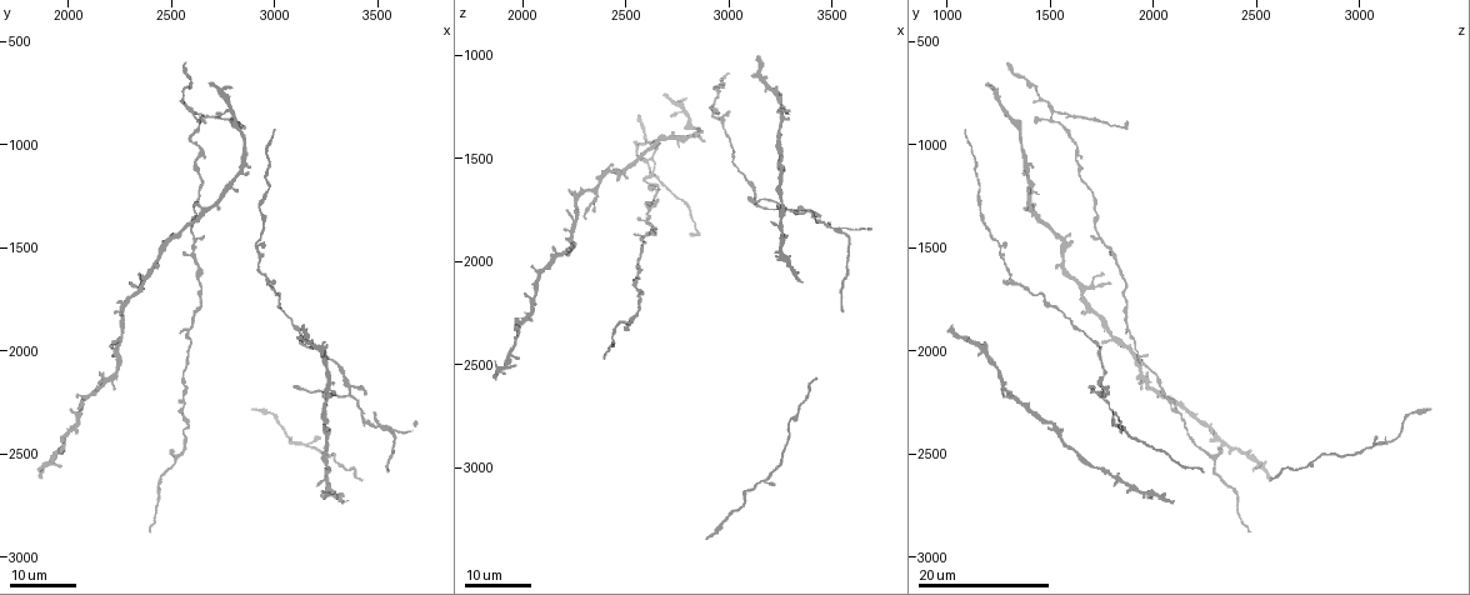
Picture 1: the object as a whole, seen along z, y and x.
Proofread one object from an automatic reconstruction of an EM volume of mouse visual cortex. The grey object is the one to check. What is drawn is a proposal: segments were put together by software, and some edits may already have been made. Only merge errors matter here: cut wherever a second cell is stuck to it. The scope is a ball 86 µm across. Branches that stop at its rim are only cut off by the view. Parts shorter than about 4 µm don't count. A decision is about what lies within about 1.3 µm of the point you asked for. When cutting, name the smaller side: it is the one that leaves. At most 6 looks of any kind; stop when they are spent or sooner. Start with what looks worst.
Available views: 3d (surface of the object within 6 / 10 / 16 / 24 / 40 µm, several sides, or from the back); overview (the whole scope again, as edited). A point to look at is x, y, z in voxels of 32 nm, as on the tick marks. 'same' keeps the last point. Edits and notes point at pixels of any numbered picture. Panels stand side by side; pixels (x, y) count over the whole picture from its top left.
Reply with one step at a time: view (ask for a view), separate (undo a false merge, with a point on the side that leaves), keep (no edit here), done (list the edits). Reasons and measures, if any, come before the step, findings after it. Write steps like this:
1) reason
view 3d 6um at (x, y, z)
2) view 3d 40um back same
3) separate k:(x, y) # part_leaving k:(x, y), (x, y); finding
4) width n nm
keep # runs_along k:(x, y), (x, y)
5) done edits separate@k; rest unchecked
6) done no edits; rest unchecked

arms part here
view 3d 16um at (2610, 840, 1530)

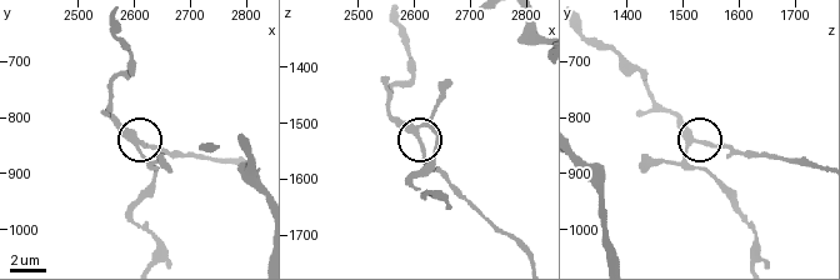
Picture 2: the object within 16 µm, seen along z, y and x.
zoom in
view 3d 6um at (2605, 845, 1520)

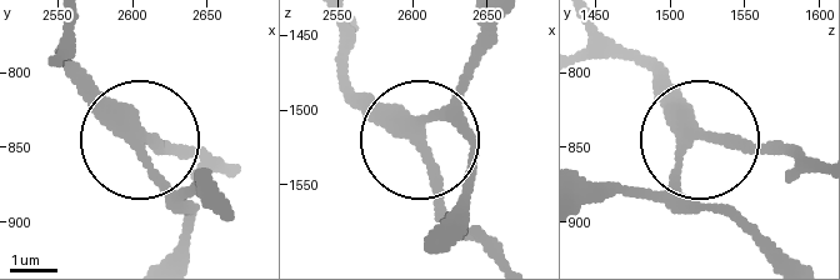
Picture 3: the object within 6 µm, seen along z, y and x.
arms 3
keep # continuous, no second cell

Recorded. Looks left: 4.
three arms meet
view 3d 16um at (2780, 840, 1280)

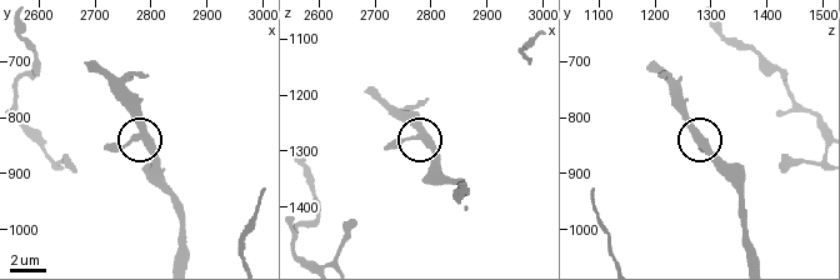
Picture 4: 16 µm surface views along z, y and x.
closer look
view 3d 6um at (2775, 830, 1275)

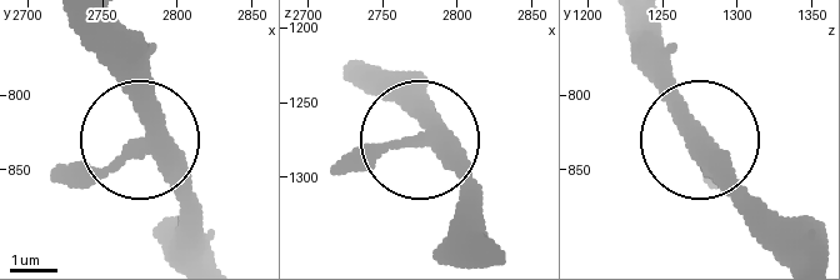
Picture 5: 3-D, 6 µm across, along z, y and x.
keep # one cell here

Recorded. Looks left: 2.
two arms at a narrow angle
view 3d 16um at (2350, 1700, 1680)

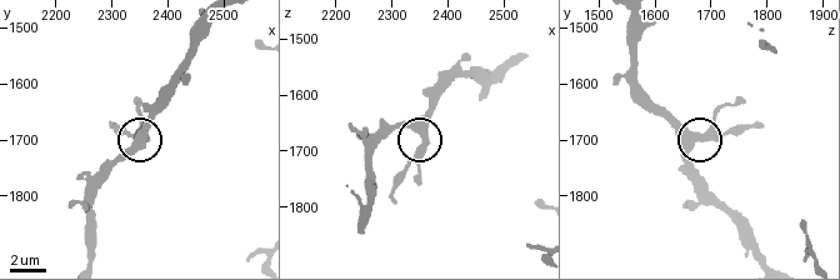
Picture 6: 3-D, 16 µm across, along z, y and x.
view 3d 10um at (2355, 1700, 1680)

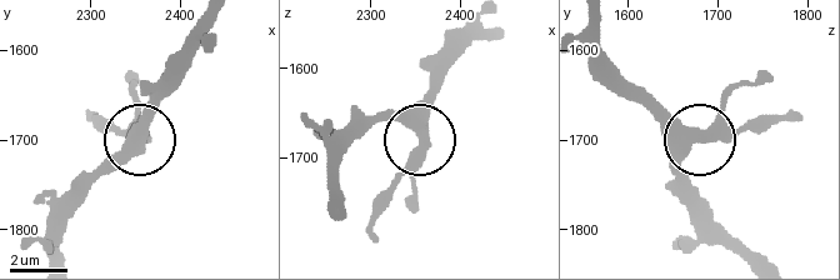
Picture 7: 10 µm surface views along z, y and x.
width 430 nm
keep # runs_along 7:(589, 21), (595, 50), (696, 134), (758, 129); all the same cell

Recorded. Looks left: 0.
done no edits; rest unchecked

